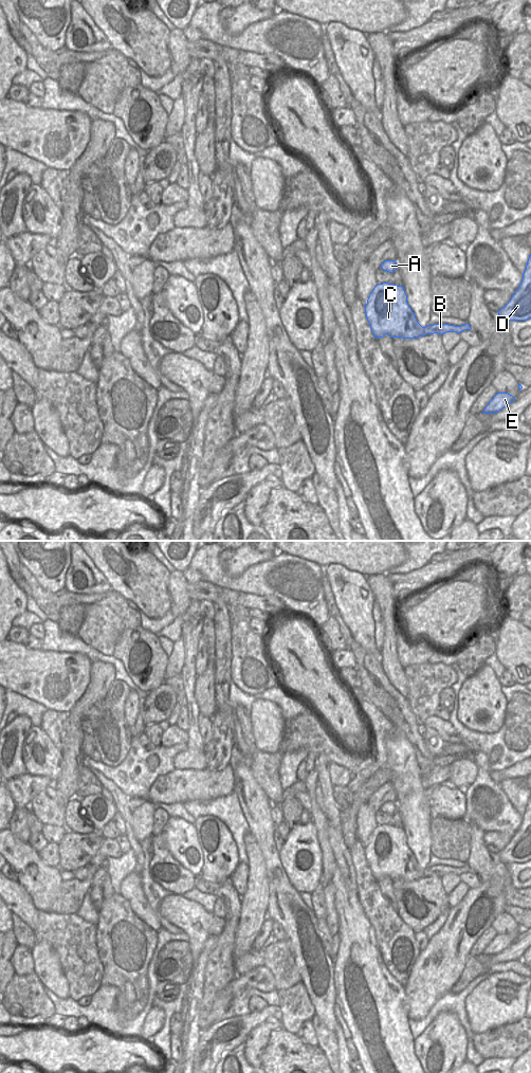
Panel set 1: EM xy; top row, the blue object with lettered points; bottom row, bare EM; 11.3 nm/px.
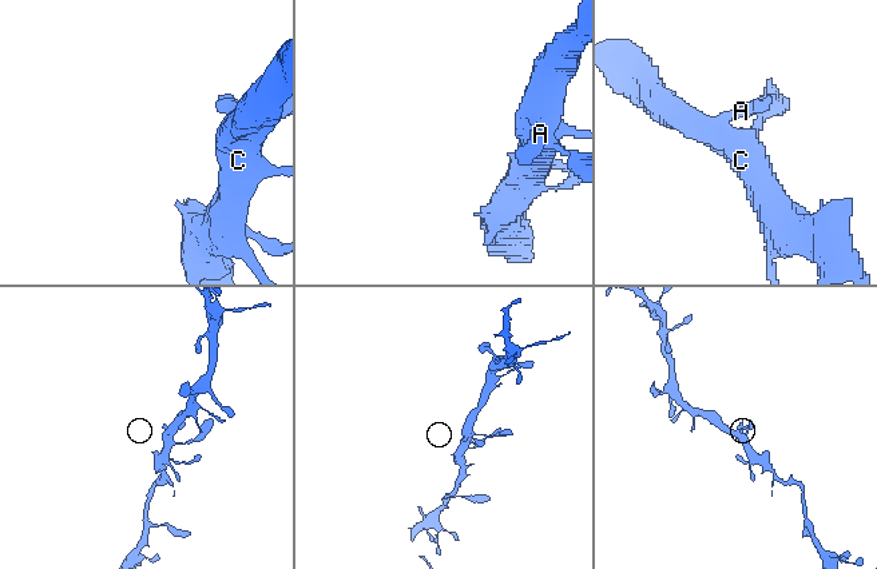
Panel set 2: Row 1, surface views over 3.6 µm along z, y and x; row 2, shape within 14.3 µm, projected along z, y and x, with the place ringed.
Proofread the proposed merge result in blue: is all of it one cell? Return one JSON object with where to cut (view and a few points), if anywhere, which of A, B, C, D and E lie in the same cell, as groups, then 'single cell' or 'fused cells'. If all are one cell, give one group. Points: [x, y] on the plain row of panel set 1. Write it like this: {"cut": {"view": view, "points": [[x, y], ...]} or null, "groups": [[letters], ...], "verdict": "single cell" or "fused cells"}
{"cut": null, "groups": [["A", "B", "C", "D", "E"]], "verdict": "single cell"}

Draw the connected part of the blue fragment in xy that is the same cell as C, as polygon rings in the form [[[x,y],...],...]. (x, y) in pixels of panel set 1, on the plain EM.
[[[388,824],[378,825],[373,830],[365,847],[365,856],[376,880],[385,876],[390,879],[416,880],[472,871],[468,865],[461,868],[434,866],[422,869],[407,844],[404,829]]]

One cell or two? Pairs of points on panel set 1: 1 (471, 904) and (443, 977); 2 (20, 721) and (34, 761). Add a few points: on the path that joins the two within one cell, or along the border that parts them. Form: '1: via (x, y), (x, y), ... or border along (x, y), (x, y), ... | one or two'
1: via (464, 922), (460, 932), (447, 949), (444, 959) | one
2: border along (32, 726), (23, 743), (22, 762) | two

